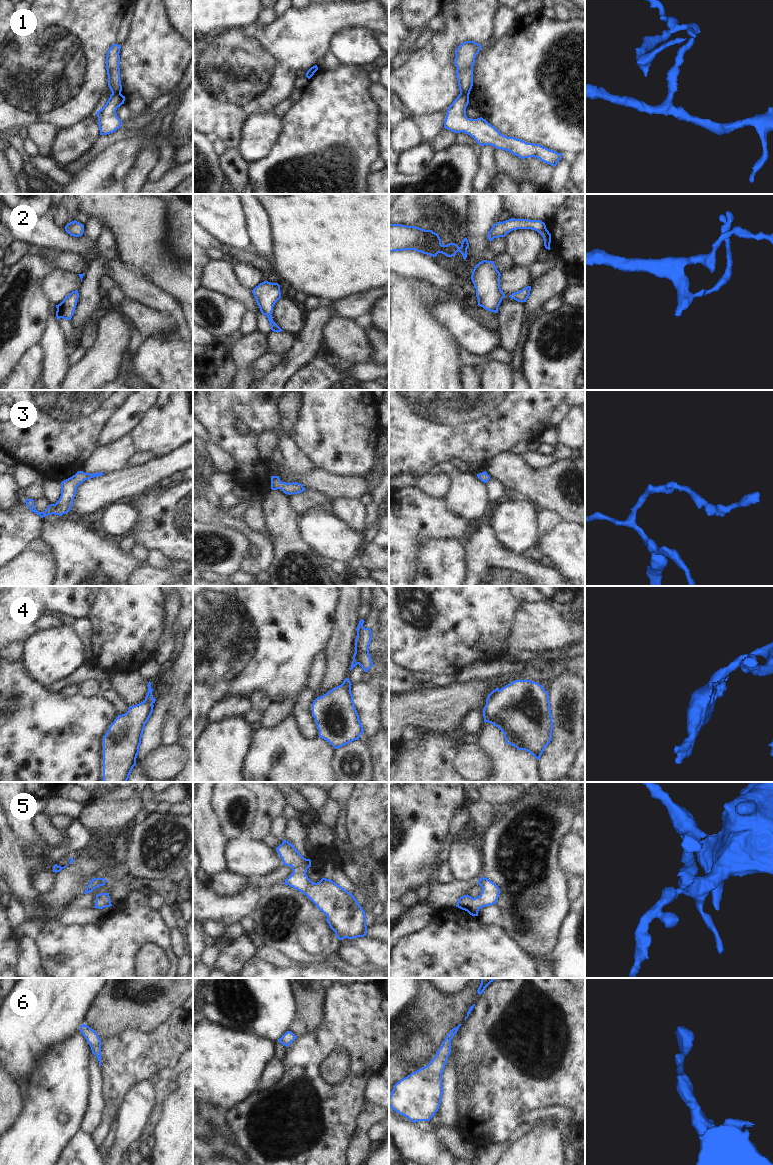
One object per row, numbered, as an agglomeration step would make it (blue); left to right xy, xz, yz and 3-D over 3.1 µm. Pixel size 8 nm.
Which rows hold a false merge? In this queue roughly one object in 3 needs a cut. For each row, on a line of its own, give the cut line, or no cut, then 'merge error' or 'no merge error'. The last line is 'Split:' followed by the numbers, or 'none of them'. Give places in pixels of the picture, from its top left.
1: cut in xy along (120, 92), (112, 94); merge error
2: no cut; no merge error
3: no cut; no merge error
4: cut in xz along (341, 684), (350, 690); merge error
5: no cut; no merge error
6: no cut; no merge error
Split: 1, 4

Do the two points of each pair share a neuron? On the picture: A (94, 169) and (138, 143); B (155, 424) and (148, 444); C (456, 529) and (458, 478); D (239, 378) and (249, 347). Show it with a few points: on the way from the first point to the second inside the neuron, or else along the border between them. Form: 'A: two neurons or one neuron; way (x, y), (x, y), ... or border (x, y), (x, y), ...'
A: one neuron; way (105, 169), (127, 149)
B: one neuron; way (155, 429), (155, 432), (148, 439)
C: two neurons; border (443, 499), (448, 510), (468, 522)
D: one neuron; way (242, 370), (243, 355)

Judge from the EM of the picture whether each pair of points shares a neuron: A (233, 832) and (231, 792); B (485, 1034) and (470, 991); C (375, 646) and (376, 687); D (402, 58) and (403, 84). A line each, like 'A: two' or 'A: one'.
A: one
B: two
C: two
D: two

